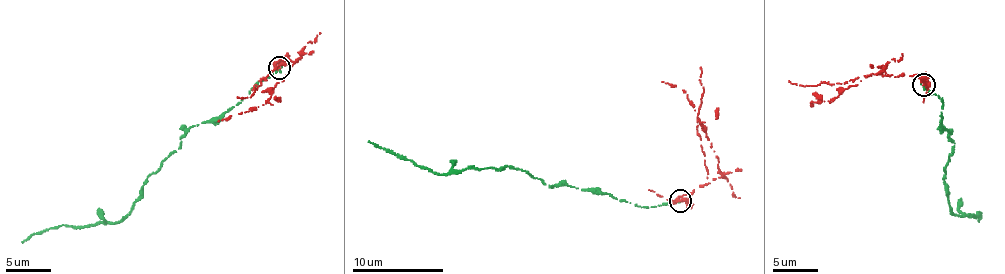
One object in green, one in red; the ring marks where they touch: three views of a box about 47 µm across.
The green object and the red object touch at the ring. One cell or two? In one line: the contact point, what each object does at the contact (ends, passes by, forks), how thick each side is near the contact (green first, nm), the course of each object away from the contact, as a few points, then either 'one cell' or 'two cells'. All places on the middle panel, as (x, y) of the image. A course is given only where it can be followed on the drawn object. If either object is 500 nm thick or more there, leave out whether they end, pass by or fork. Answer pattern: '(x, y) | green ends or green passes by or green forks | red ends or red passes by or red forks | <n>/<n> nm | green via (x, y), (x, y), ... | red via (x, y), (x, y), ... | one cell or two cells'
(680, 200) | green ends | red forks | 200/300 nm | green via (679, 201), (639, 207), (606, 193), (568, 186), (552, 188), (508, 165), (436, 175), (368, 141) | red via (679, 201), (703, 187), (708, 178), (716, 179), (720, 170), (718, 157), (694, 104), (685, 92), (662, 81) | two cells

